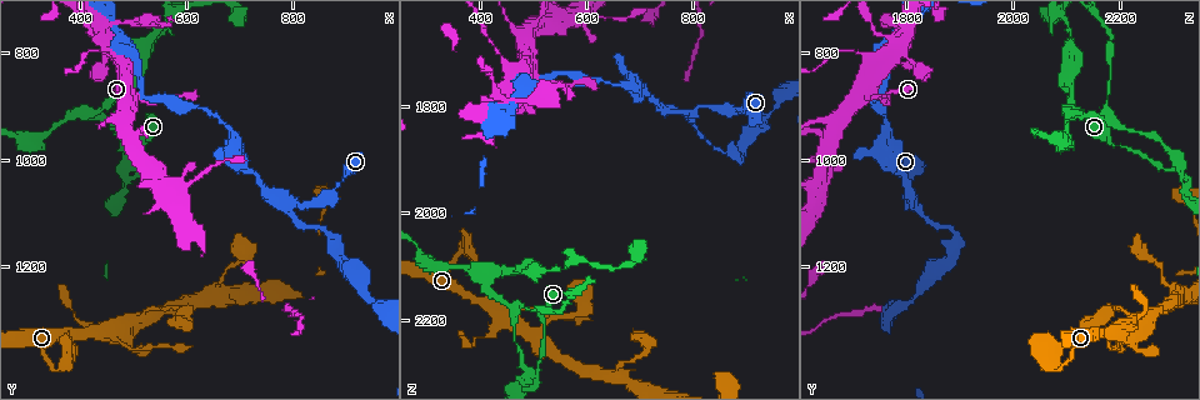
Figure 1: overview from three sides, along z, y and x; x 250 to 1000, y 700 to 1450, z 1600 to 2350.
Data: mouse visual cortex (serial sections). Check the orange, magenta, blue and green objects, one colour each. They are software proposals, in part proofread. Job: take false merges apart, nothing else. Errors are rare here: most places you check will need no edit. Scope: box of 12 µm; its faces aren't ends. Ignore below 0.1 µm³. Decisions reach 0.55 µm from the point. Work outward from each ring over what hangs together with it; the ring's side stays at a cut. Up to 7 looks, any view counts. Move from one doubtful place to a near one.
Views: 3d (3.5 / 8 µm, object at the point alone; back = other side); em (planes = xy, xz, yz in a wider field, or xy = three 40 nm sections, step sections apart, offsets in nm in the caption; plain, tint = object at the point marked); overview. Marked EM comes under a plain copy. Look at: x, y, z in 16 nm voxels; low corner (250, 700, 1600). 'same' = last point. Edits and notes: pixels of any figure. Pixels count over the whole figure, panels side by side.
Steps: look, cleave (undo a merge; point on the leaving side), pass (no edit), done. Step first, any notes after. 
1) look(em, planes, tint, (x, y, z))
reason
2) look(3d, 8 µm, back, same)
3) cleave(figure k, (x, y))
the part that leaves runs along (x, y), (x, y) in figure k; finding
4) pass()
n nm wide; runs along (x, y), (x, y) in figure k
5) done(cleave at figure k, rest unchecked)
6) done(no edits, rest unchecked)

look(3d, 8 µm, back, (490, 1010, 2305))
narrows sharply

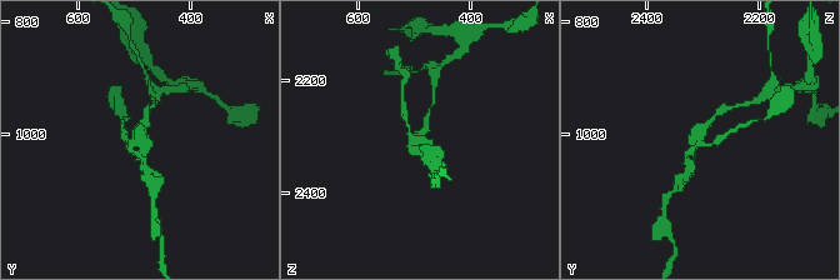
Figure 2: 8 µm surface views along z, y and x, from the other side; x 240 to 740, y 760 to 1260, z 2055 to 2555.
look(3d, 3.5 µm, (490, 1005, 2305))

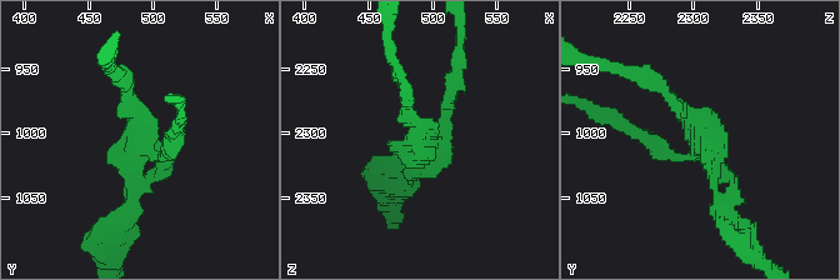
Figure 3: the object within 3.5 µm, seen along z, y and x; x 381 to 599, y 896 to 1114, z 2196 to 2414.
look(em, xy, step 2, tint, (492, 1008, 2310))

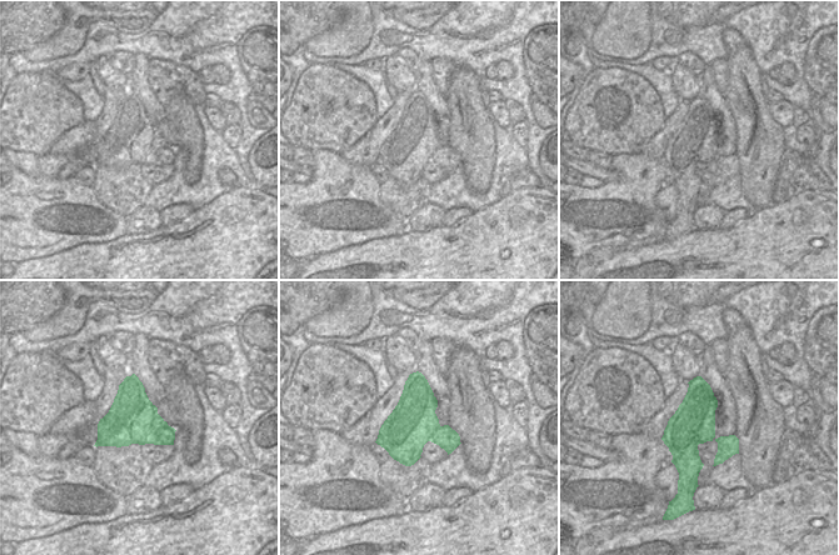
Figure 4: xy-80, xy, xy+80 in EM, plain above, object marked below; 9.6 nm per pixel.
pass()
runs along (173, 135), (164, 158), (141, 143), (126, 81) in figure 3; continuous, no second cell

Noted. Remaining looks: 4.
look(3d, 3.5 µm, back, (425, 770, 1755))
a narrow waist

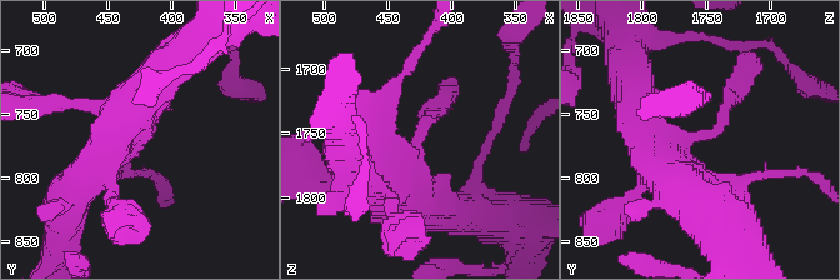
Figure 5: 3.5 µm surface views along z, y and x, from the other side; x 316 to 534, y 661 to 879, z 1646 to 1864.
look(em, xy, step 3, tint, (424, 768, 1752))
arms of 250, 400 nm; shape alone is not enough

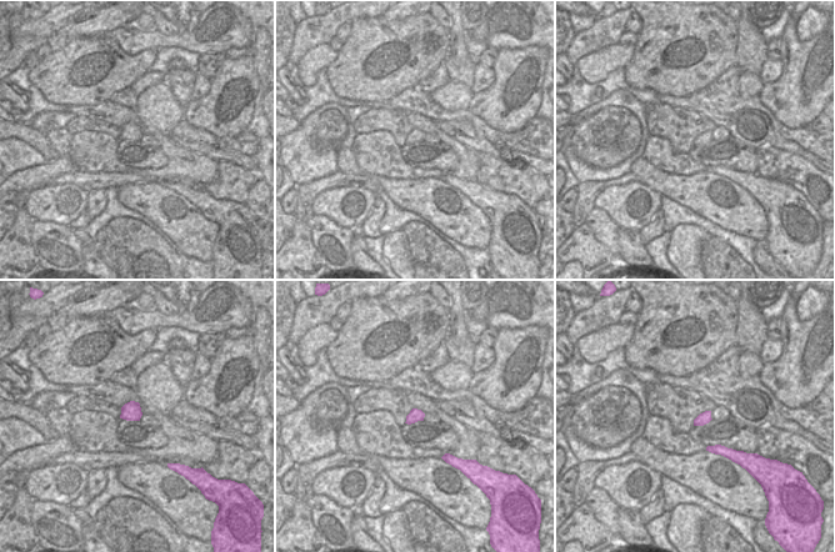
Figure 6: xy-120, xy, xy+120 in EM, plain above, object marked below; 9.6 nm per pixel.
pass()
runs along (646, 155), (714, 133), (746, 71) in figure 5; one cell here

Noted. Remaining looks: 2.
look(3d, 3.5 µm, (795, 1080, 1815))
sharp bend

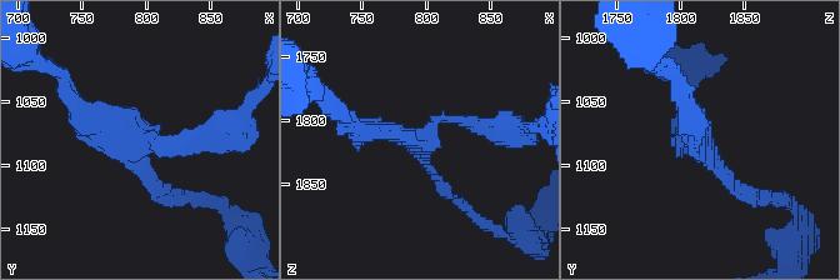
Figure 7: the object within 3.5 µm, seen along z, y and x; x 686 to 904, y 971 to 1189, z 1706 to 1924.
look(em, xy, step 1, tint, (796, 1080, 1816))

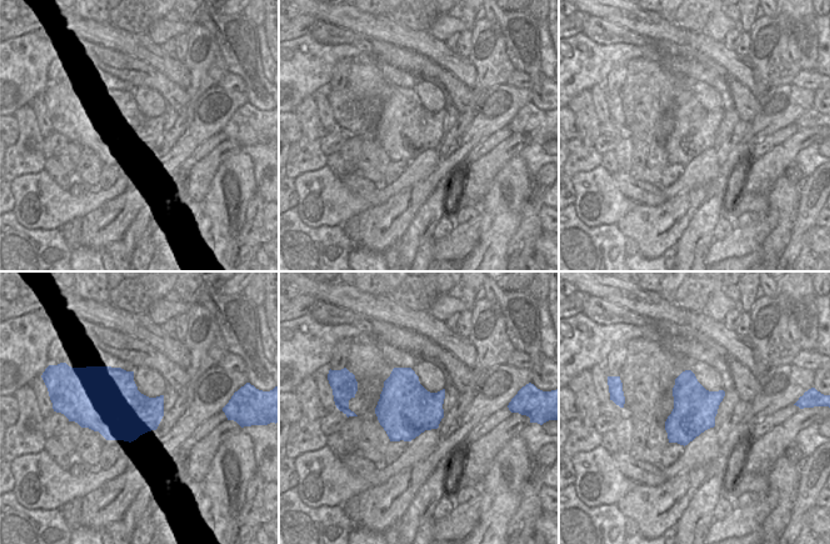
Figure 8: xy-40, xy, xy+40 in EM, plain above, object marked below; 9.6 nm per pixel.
pass()
arms of 100, 200, 300 nm; runs along (204, 139), (161, 146), (74, 104) in figure 7; all the same cell

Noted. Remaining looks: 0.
done(no edits, rest unchecked)

